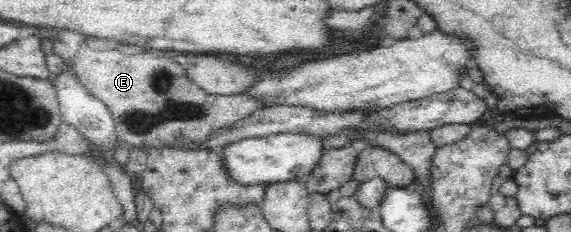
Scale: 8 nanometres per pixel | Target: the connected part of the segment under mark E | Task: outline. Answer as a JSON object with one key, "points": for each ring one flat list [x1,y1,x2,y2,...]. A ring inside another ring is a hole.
{"points":[[81,42,72,58,72,68,80,83,110,111,116,136,121,142,136,146,166,143,168,146,174,141,194,141,199,145,215,130,239,121,253,110,268,107,247,94,206,94,186,78,184,68,154,52,136,56,126,54,128,52,121,50,92,50,86,42]]}

